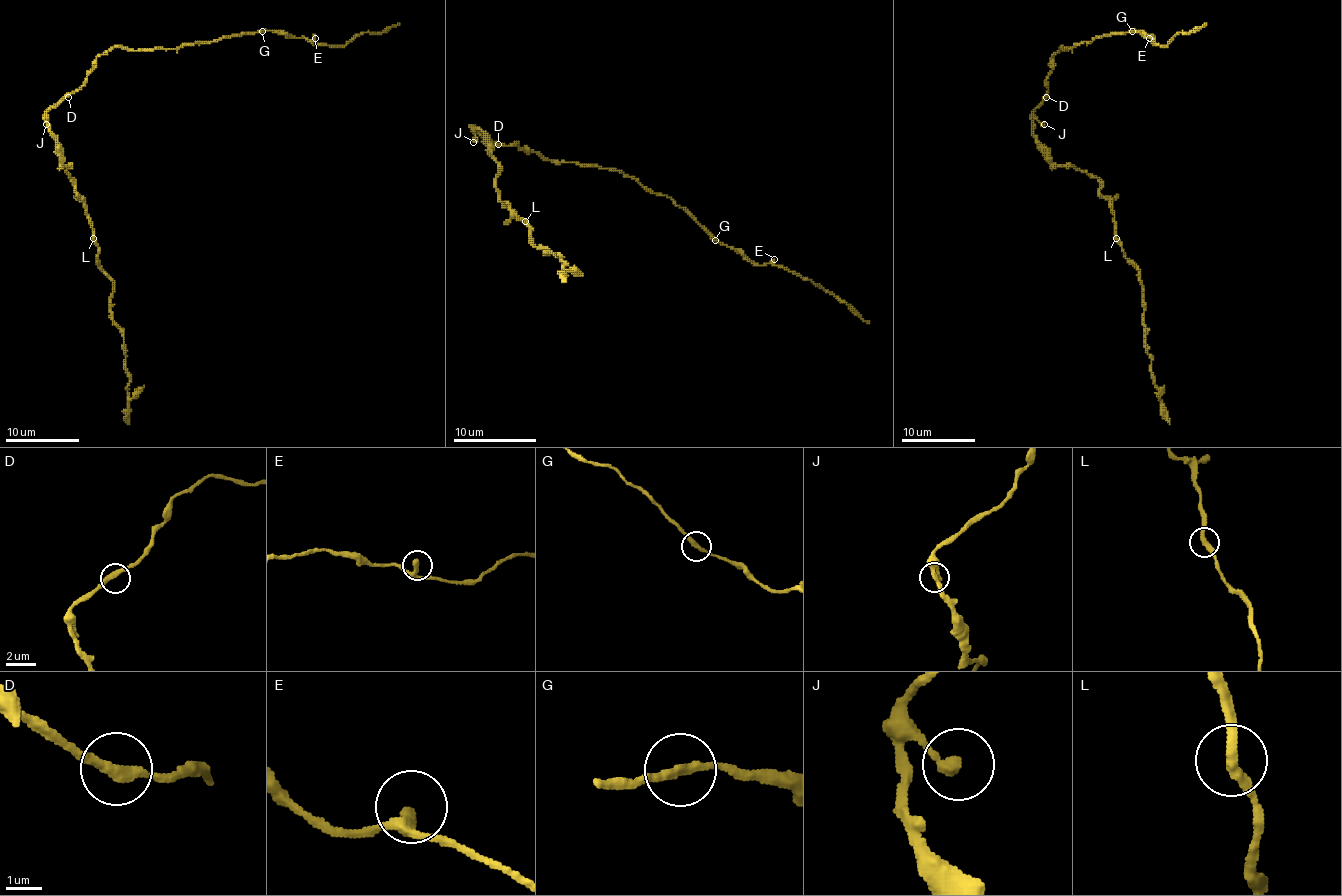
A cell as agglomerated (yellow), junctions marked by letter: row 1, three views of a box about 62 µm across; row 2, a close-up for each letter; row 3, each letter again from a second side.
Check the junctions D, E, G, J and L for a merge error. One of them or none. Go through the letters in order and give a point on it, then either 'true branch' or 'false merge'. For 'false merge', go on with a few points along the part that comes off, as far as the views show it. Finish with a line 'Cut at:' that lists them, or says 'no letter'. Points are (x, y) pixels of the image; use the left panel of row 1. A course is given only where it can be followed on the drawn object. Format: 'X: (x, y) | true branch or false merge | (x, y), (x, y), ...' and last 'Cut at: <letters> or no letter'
D: (68, 97) | true branch
E: (315, 38) | true branch
G: (262, 31) | true branch
J: (46, 124) | true branch
L: (93, 238) | true branch
Cut at: no letter

